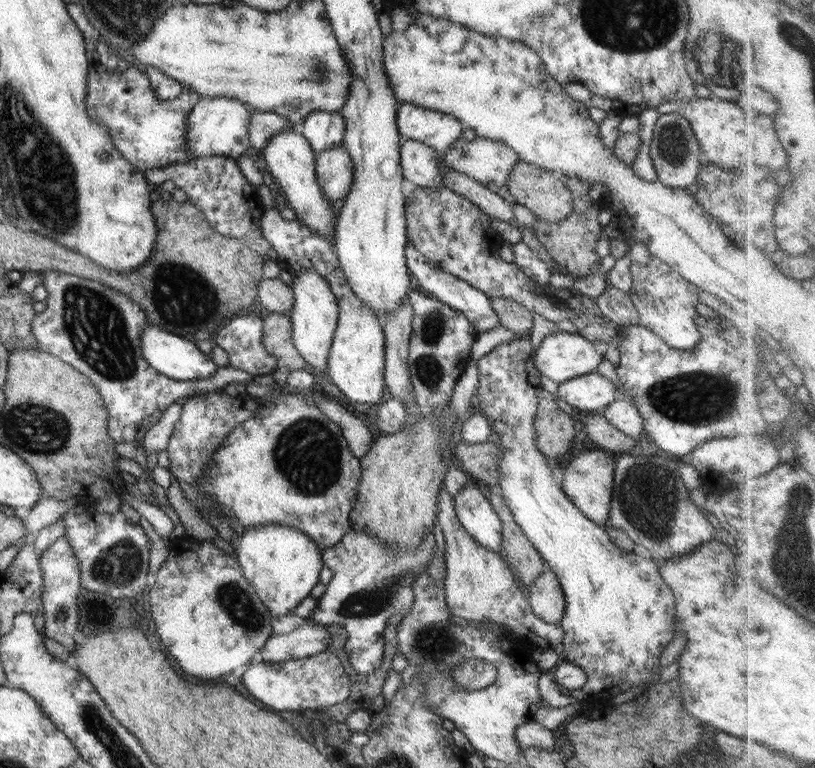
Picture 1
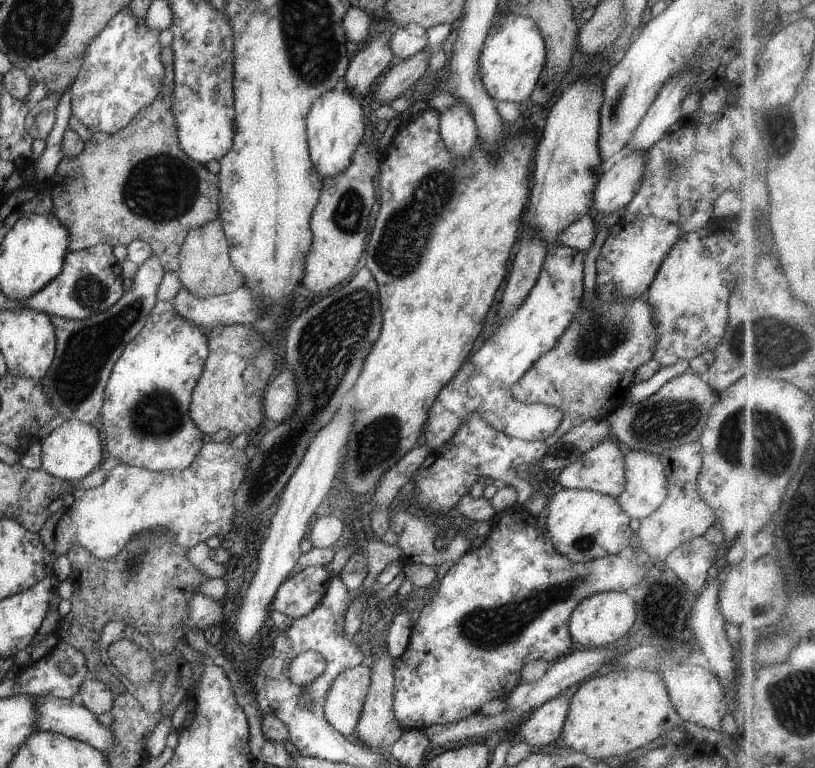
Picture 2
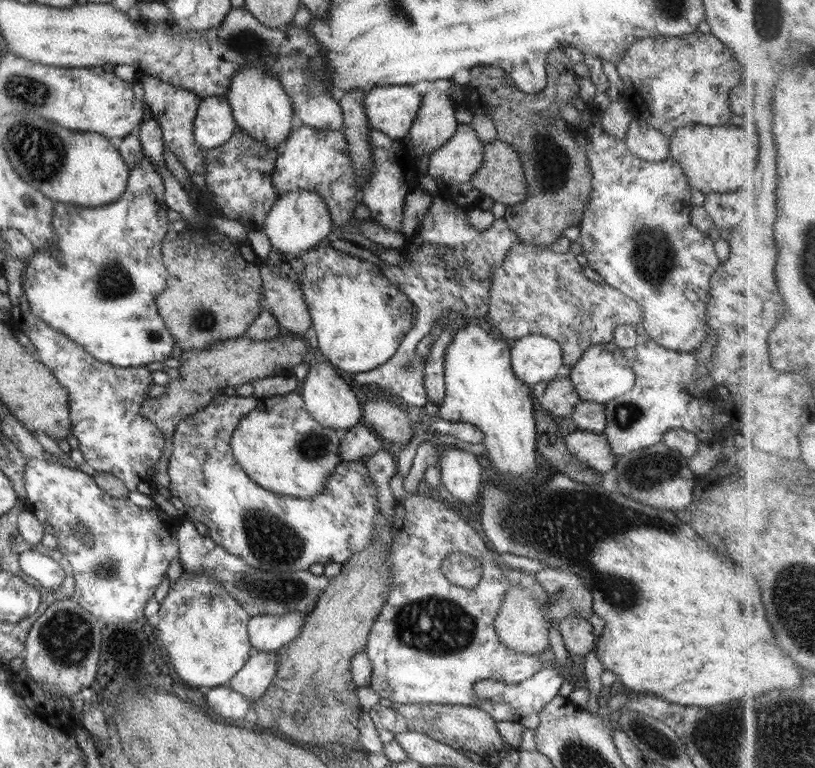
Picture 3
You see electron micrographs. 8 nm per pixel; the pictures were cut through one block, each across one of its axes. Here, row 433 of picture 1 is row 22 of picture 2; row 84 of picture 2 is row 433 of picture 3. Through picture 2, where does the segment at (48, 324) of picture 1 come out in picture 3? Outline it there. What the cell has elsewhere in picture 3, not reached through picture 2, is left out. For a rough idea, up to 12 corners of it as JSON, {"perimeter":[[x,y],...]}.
{"perimeter":[[7,258],[11,324],[68,390],[85,462],[133,491],[163,456],[144,367],[96,360],[30,311]]}

